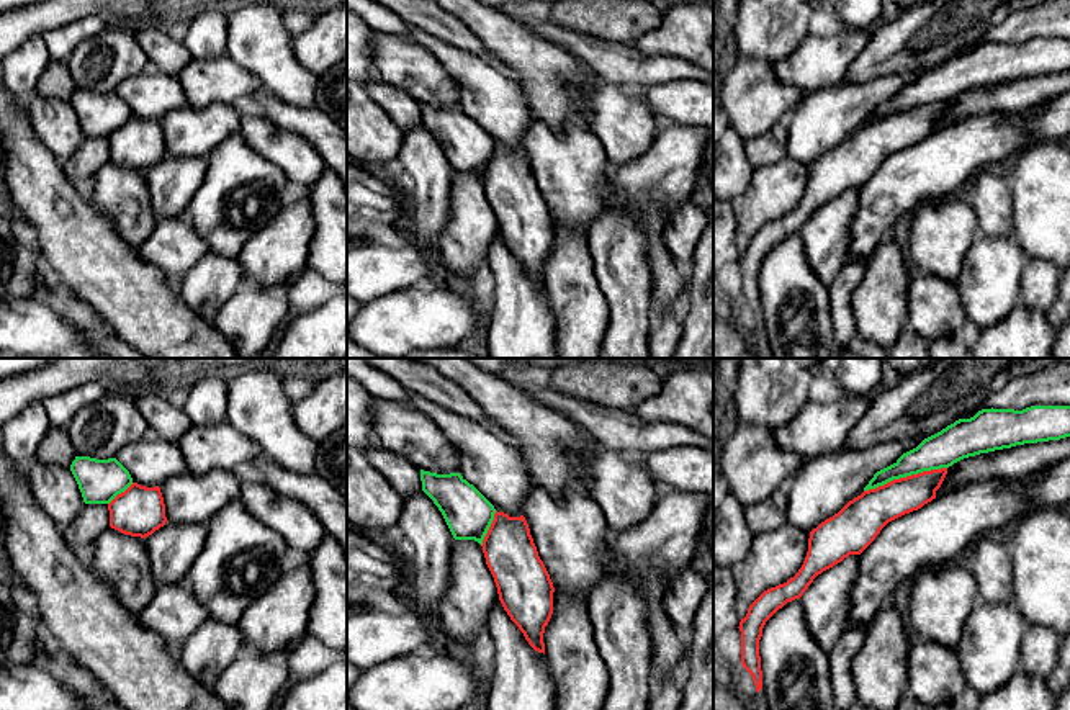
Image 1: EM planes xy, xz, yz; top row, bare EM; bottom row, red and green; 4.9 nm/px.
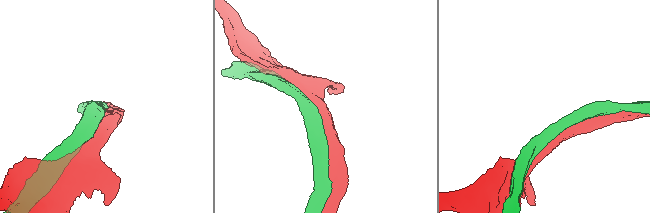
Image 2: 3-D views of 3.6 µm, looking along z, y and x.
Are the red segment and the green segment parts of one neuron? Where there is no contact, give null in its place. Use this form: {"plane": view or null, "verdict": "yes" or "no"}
{"plane": "yz", "verdict": "no"}

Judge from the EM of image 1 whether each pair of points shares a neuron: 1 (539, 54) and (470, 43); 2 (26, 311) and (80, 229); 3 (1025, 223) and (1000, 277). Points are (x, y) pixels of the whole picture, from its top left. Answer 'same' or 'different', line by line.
1: different
2: different
3: different

